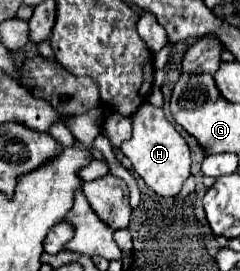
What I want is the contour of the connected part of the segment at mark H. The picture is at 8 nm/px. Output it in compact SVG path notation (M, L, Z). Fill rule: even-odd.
M144 102L138 112L132 116L134 132L132 138L126 140L120 150L132 162L134 172L158 194L158 196L176 196L190 176L190 148L186 140L176 132L176 128L166 120L162 108Z

